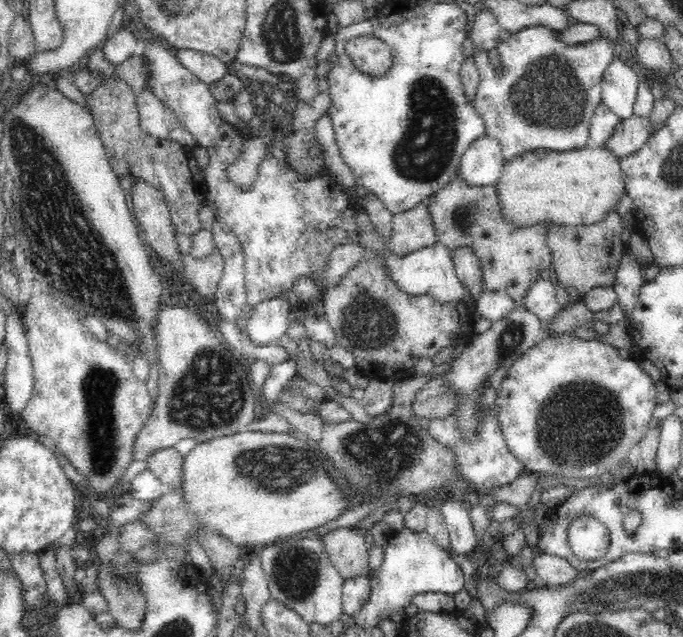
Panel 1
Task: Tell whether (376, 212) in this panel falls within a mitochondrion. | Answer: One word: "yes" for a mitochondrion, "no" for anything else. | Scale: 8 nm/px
no

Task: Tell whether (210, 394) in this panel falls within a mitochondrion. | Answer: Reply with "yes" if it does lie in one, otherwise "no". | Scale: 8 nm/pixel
yes

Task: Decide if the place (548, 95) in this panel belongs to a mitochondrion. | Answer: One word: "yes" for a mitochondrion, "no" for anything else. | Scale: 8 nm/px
yes

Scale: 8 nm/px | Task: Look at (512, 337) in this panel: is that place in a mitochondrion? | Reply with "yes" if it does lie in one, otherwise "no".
yes

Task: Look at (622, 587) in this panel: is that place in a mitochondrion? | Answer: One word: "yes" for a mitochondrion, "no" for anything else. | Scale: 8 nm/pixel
yes

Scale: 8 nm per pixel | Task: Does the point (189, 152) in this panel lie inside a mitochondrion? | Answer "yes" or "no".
no

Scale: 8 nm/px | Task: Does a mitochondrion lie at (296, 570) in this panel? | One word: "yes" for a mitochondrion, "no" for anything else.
yes

